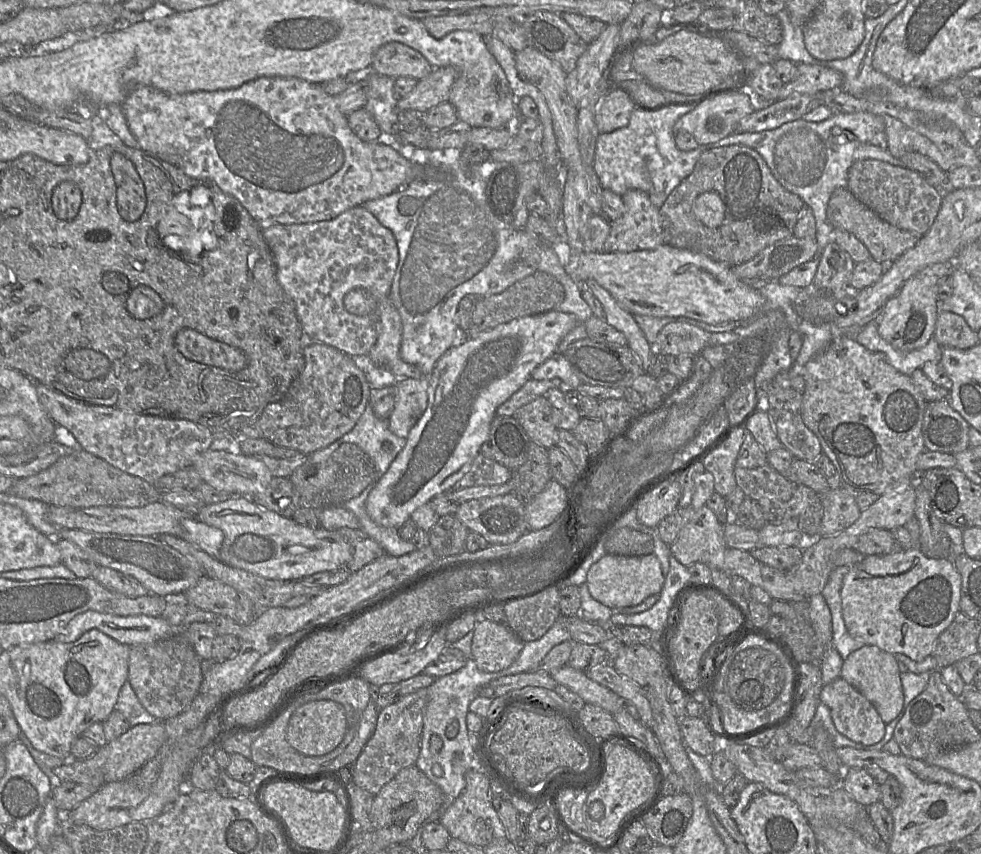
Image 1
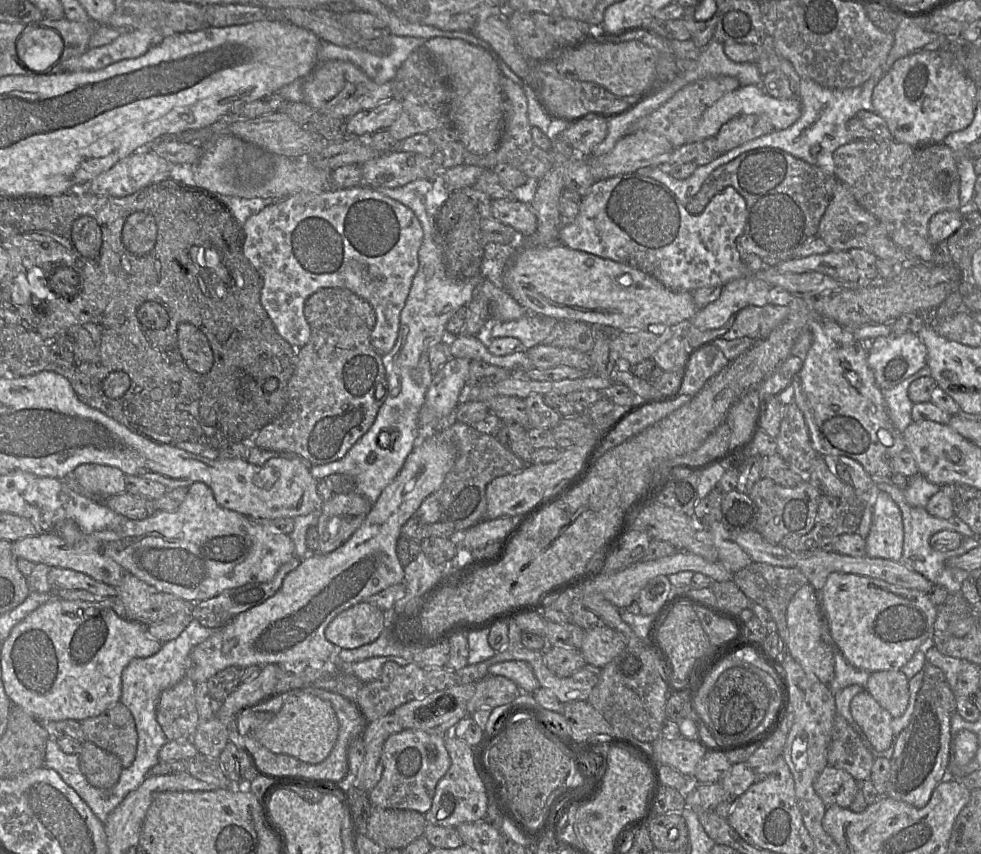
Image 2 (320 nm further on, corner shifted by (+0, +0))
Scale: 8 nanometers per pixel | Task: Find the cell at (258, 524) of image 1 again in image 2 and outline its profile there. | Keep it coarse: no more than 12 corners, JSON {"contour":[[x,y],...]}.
{"contour":[[201,482],[176,510],[86,541],[193,603],[270,581],[289,535],[221,507]]}

